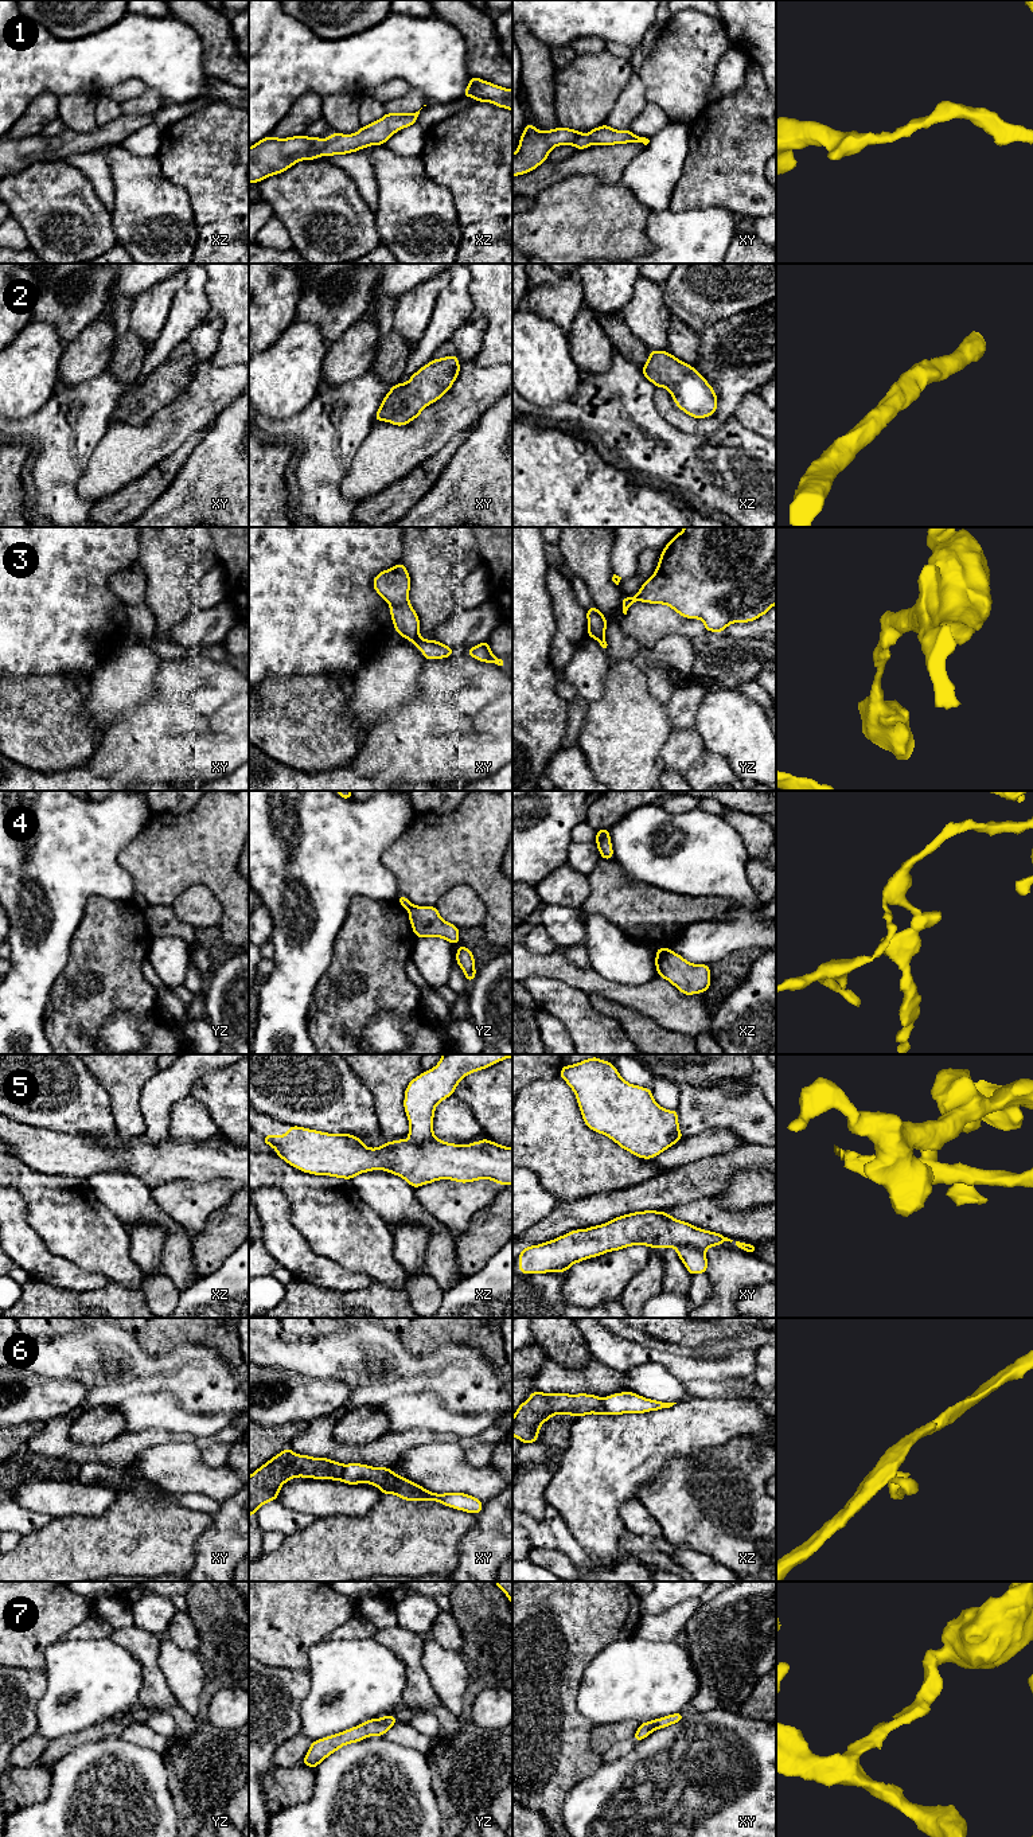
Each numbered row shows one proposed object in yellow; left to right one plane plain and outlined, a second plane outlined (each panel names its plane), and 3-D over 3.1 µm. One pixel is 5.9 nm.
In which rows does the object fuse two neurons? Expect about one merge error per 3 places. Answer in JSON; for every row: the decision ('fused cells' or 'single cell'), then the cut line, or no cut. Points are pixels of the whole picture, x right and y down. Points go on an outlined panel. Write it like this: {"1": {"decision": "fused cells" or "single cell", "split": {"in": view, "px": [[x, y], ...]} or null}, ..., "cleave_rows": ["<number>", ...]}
{"1": {"decision": "single cell", "split": null}, "2": {"decision": "single cell", "split": null}, "3": {"decision": "fused cells", "split": {"in": "xy", "px": [[418, 636], [412, 640]]}}, "4": {"decision": "fused cells", "split": {"in": "yz", "px": [[412, 905], [408, 909]]}}, "5": {"decision": "fused cells", "split": {"in": "xy", "px": [[674, 1245], [692, 1245], [704, 1252]]}}, "6": {"decision": "fused cells", "split": {"in": "xy", "px": [[345, 1465], [339, 1478]]}}, "7": {"decision": "single cell", "split": null}, "cleave_rows": ["3", "4", "5", "6"]}

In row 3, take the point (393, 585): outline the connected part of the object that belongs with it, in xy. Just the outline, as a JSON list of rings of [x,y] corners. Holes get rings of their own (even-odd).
[[[398,563],[374,577],[375,592],[389,602],[394,629],[413,641],[420,637],[420,619],[409,602],[410,577],[405,565]]]

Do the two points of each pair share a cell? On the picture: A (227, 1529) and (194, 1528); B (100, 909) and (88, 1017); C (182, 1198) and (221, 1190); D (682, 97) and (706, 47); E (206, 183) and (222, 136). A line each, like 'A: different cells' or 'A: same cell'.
A: different cells
B: same cell
C: same cell
D: same cell
E: same cell

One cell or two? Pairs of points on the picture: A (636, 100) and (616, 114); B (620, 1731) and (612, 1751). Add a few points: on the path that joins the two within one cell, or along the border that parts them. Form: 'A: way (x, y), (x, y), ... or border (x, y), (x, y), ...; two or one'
A: way (631, 104), (622, 113); one
B: border (632, 1738), (614, 1743), (601, 1755); two

